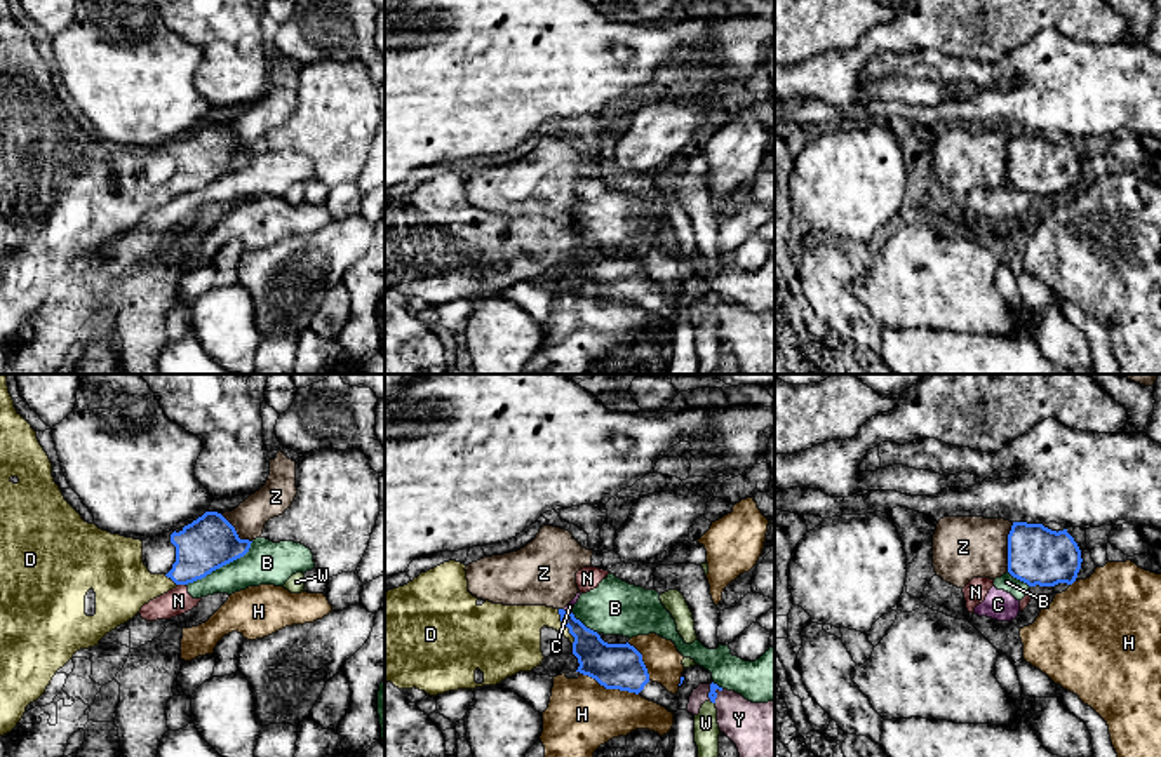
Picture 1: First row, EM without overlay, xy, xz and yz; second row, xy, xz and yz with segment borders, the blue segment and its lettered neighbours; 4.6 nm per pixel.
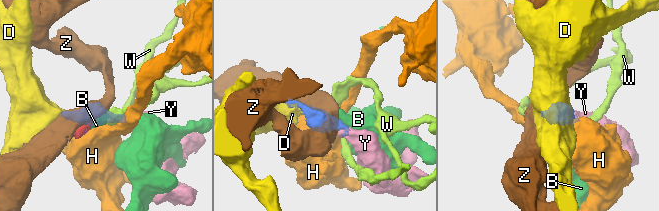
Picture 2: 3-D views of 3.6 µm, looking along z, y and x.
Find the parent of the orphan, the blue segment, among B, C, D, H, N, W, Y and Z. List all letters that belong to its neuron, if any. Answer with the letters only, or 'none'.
D, Y

